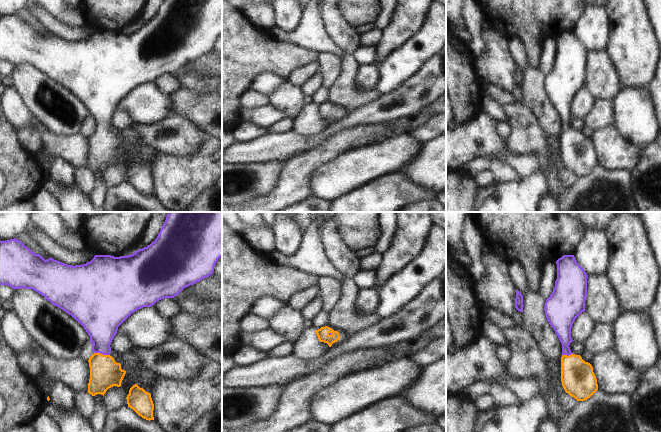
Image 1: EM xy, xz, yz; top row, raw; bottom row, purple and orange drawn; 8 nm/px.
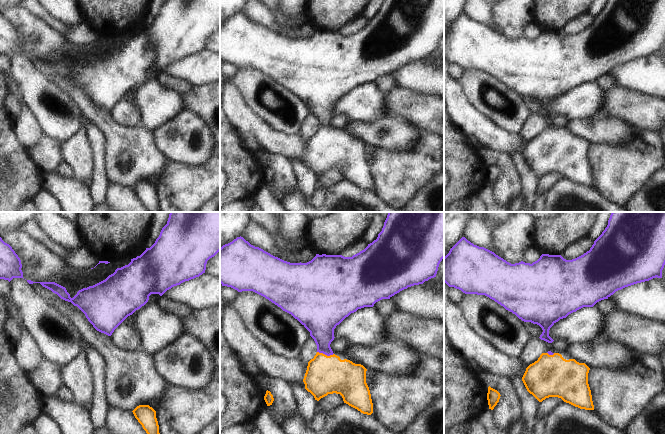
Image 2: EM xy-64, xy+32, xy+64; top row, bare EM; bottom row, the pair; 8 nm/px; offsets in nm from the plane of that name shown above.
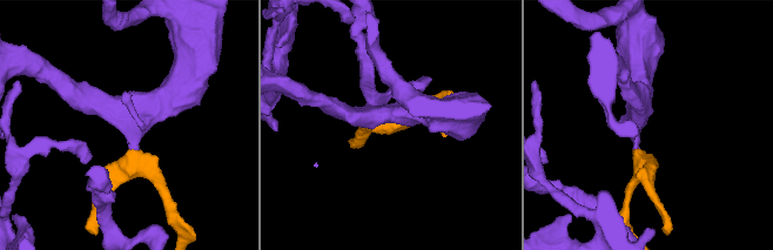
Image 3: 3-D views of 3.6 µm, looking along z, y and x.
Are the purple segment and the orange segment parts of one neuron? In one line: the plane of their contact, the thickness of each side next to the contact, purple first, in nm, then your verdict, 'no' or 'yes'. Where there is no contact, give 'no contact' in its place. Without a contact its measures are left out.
xy | 280/240 nm | yes

